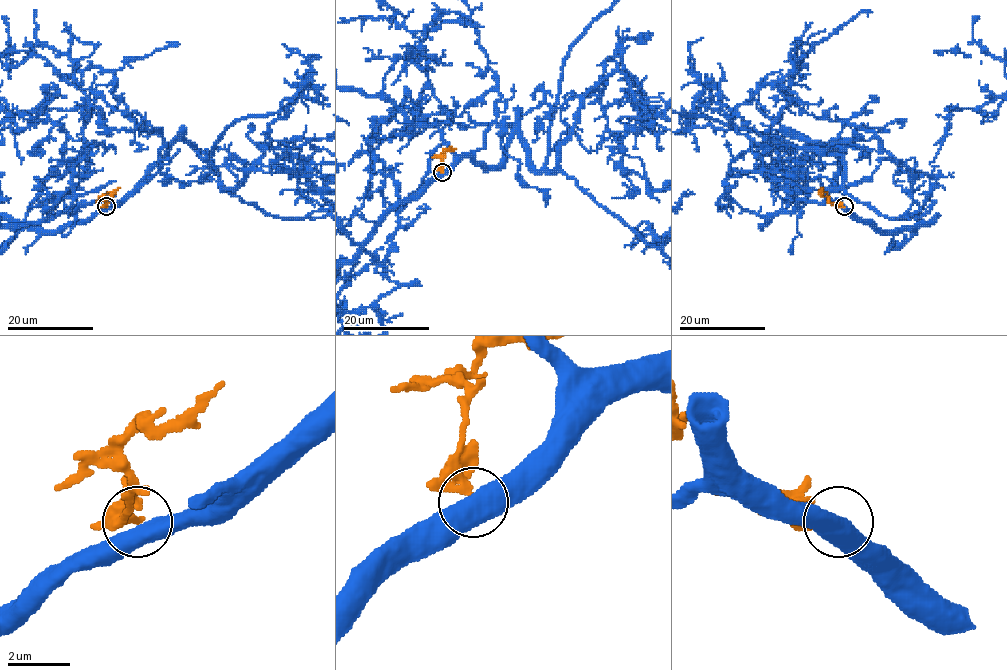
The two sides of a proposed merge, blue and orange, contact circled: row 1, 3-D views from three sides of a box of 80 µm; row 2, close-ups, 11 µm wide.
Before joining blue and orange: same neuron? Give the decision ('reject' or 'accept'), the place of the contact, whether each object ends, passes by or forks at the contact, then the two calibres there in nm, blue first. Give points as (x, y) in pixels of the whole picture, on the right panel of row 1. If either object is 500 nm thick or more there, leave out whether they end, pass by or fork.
reject; place (844, 206); calibres 550 and 260 nm

